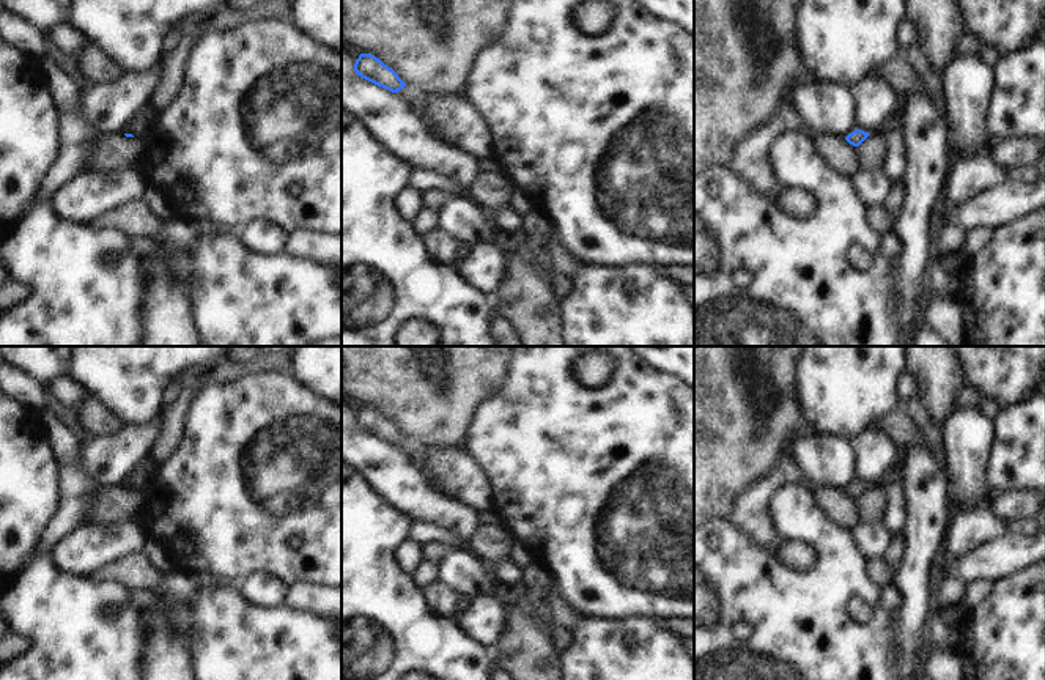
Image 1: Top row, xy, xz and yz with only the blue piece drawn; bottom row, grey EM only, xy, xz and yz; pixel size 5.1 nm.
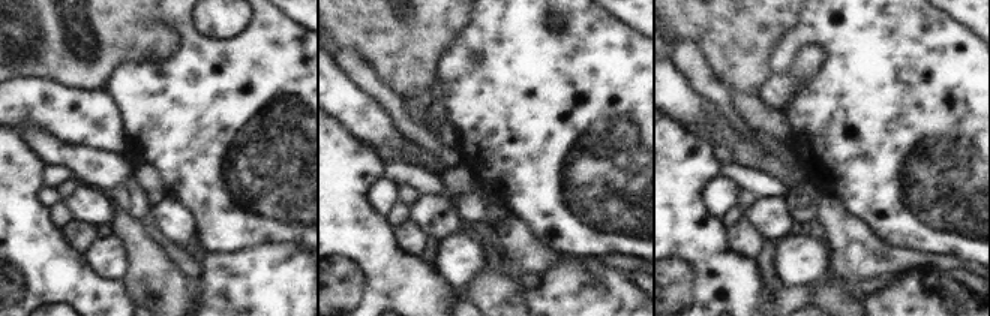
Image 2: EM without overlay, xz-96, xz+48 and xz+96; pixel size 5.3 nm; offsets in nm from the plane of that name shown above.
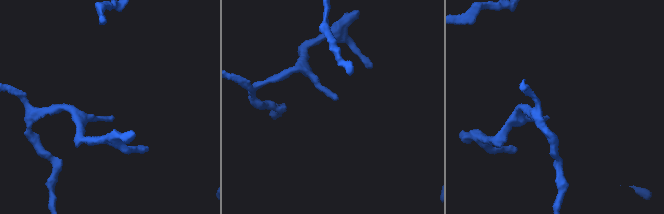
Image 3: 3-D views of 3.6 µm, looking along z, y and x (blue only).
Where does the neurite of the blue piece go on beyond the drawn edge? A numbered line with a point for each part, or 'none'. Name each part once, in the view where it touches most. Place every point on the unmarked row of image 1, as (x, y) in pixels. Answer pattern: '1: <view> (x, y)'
none

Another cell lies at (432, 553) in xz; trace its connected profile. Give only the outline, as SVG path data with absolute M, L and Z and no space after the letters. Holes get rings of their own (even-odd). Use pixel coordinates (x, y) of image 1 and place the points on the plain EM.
M423 543L420 545L420 551L423 560L436 565L445 554L447 548L441 543Z

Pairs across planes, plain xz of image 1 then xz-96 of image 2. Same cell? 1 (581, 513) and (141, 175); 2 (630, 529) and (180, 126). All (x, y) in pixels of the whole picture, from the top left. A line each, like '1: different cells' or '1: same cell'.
1: different cells
2: same cell

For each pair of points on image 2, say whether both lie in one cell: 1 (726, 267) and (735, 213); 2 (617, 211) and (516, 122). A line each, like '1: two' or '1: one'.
1: two
2: one

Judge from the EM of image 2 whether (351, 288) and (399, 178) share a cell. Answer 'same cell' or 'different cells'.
different cells

